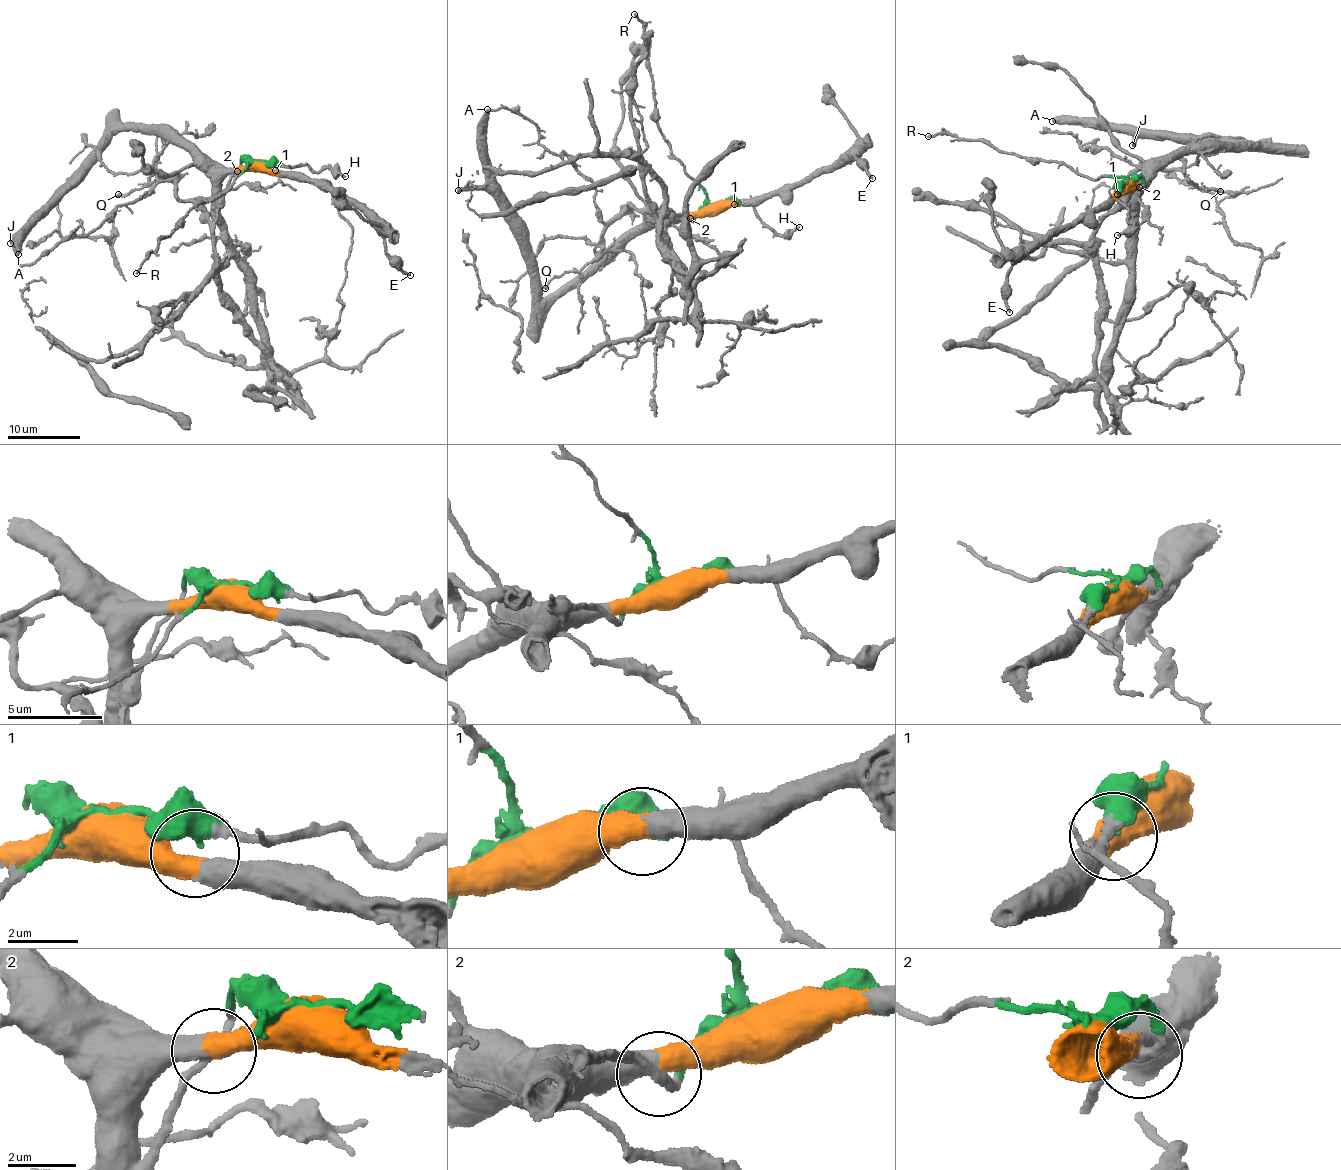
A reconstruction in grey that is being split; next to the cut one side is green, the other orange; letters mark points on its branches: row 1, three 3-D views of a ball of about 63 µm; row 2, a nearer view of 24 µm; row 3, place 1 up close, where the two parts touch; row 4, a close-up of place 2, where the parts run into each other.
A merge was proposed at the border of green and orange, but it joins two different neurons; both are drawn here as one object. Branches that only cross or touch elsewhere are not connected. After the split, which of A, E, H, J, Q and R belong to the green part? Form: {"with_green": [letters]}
{"with_green": ["H", "Q", "R"]}

